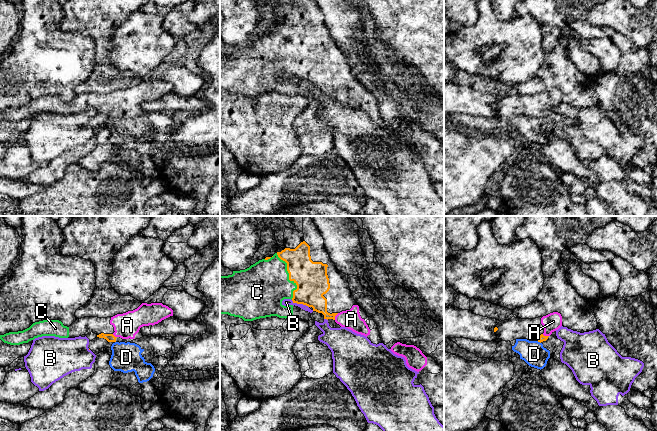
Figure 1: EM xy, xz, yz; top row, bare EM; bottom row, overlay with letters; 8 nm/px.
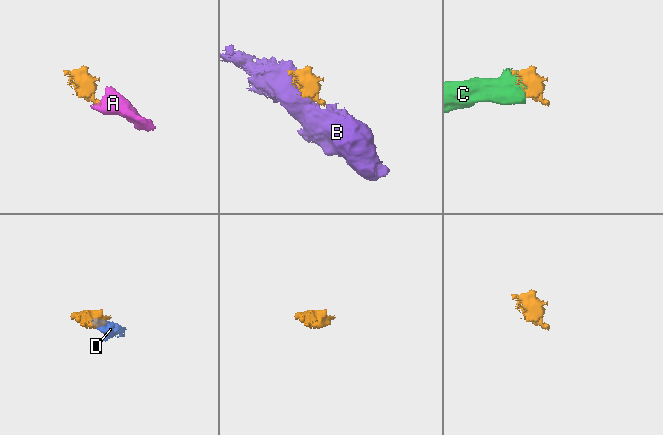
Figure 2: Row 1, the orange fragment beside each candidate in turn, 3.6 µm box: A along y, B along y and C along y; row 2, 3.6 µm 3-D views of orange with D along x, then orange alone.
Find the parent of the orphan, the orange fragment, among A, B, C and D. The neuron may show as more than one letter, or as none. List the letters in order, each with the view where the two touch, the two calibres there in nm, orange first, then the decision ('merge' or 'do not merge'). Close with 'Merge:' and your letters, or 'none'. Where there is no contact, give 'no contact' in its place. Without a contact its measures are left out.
A: contact in xz; calibres 190 and 160 nm; merge
B: contact in xz; calibres 260 and 60 nm; do not merge
C: contact in xz; calibres 260 and 400 nm; merge
D: contact in yz; calibres 50 and 190 nm; do not merge
Merge: A, C

